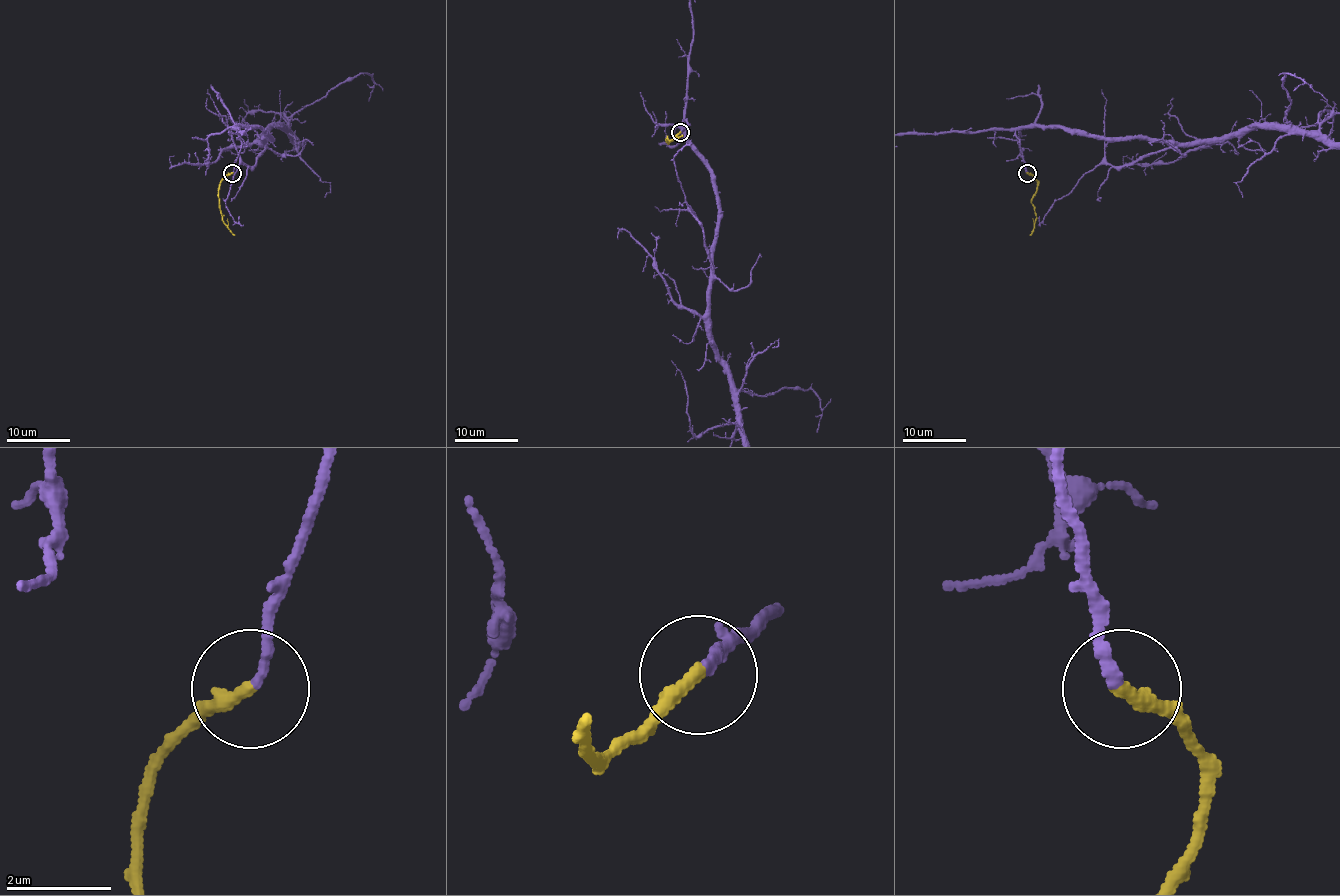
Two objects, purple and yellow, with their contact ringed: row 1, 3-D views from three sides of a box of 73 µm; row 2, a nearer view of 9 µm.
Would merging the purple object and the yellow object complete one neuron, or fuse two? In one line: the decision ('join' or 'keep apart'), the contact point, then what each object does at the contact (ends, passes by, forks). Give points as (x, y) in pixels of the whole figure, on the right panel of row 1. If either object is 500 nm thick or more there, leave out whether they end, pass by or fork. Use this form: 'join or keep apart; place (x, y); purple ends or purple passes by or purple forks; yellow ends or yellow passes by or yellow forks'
join; place (1027, 173); purple ends; yellow ends

